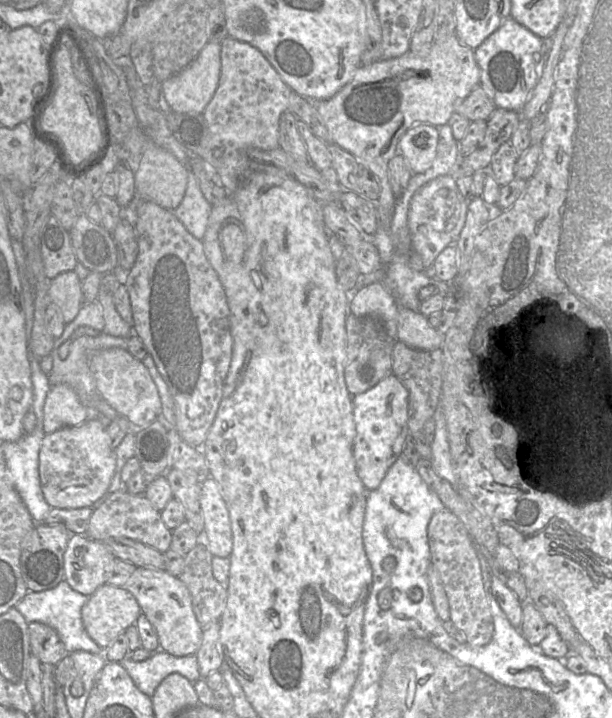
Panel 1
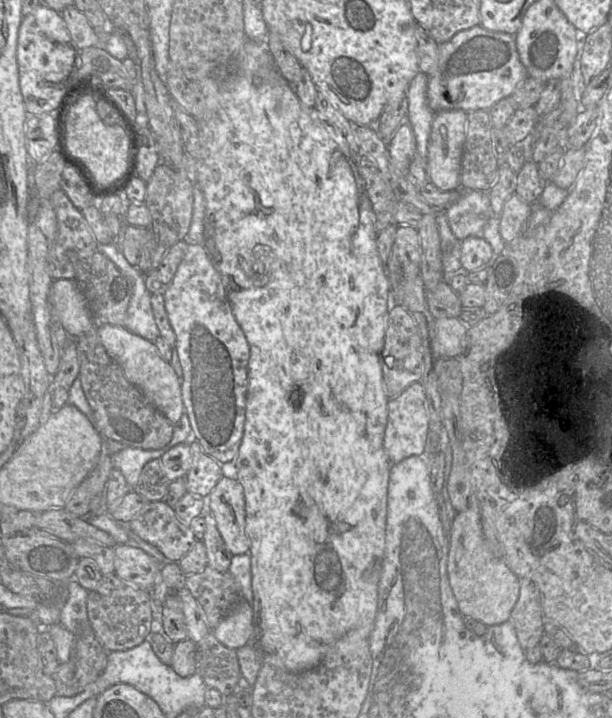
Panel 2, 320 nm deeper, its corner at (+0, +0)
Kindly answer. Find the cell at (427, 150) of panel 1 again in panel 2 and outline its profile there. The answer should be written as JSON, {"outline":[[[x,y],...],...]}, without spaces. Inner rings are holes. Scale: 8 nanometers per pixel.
{"outline":[[[443,110],[435,113],[429,136],[427,159],[429,182],[440,191],[461,189],[460,172],[463,148],[467,131],[467,113],[463,110]]]}

